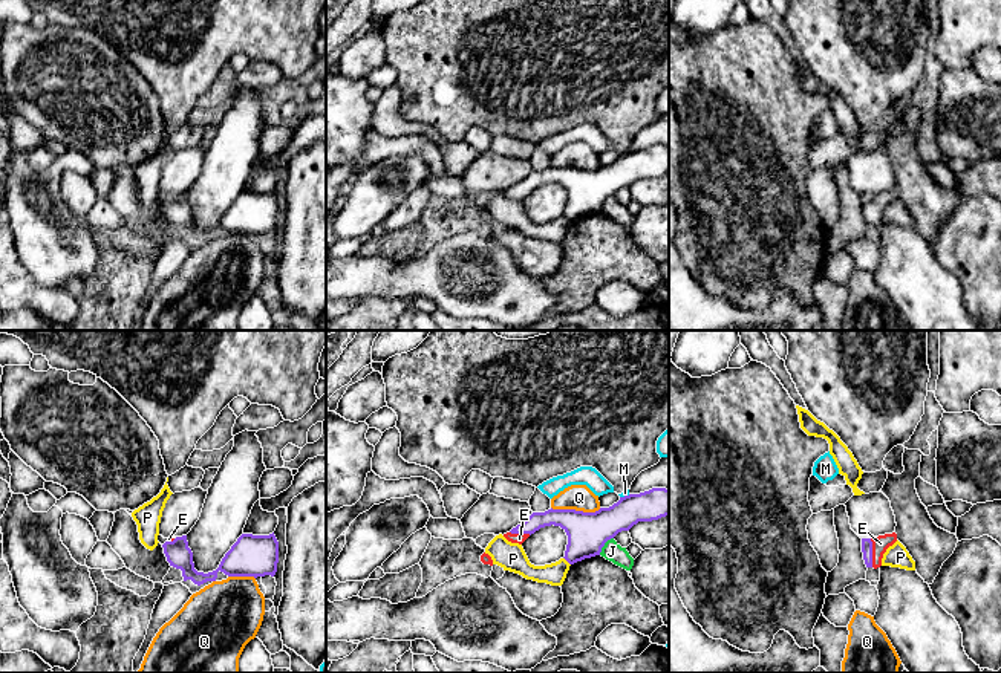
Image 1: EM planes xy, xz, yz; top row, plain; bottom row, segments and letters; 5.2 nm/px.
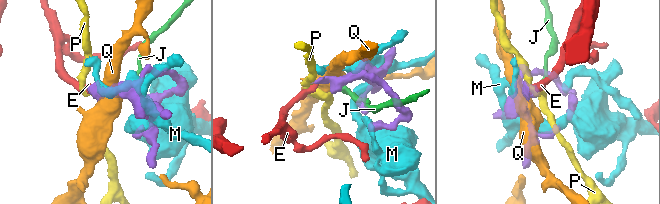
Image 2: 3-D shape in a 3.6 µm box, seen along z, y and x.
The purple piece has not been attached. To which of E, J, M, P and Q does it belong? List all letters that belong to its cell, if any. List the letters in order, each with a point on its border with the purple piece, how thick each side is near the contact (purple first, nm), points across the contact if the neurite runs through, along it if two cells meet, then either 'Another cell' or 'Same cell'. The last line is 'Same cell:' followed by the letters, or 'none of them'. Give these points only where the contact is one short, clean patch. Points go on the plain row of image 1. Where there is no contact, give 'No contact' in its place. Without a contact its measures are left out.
E: Touches purple at yz (871, 210). Thickness 60 nm (purple) against 90 nm. Same cell
J: Touches purple at xz (603, 202). Thickness 220 nm (purple) against 100 nm. Boundary: xz (612, 195), (599, 211). Another cell
M: Touches purple at xz (625, 153). Thickness 190 nm (purple) against 30 nm. Another cell
P: Touches purple at xz (567, 217). Thickness 220 nm (purple) against 120 nm. Boundary: xz (564, 214), (570, 222). Another cell
Q: Touches purple at xz (576, 169). Thickness 220 nm (purple) against 140 nm. Boundary: xz (551, 164), (576, 169), (597, 169), (600, 165). Another cell
Same cell: E

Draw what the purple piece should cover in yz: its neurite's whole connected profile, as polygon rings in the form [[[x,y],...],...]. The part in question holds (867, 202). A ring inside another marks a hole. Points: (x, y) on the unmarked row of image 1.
[[[885,191],[871,196],[862,196],[862,210],[866,225],[880,225],[883,211],[897,199],[897,191]]]

